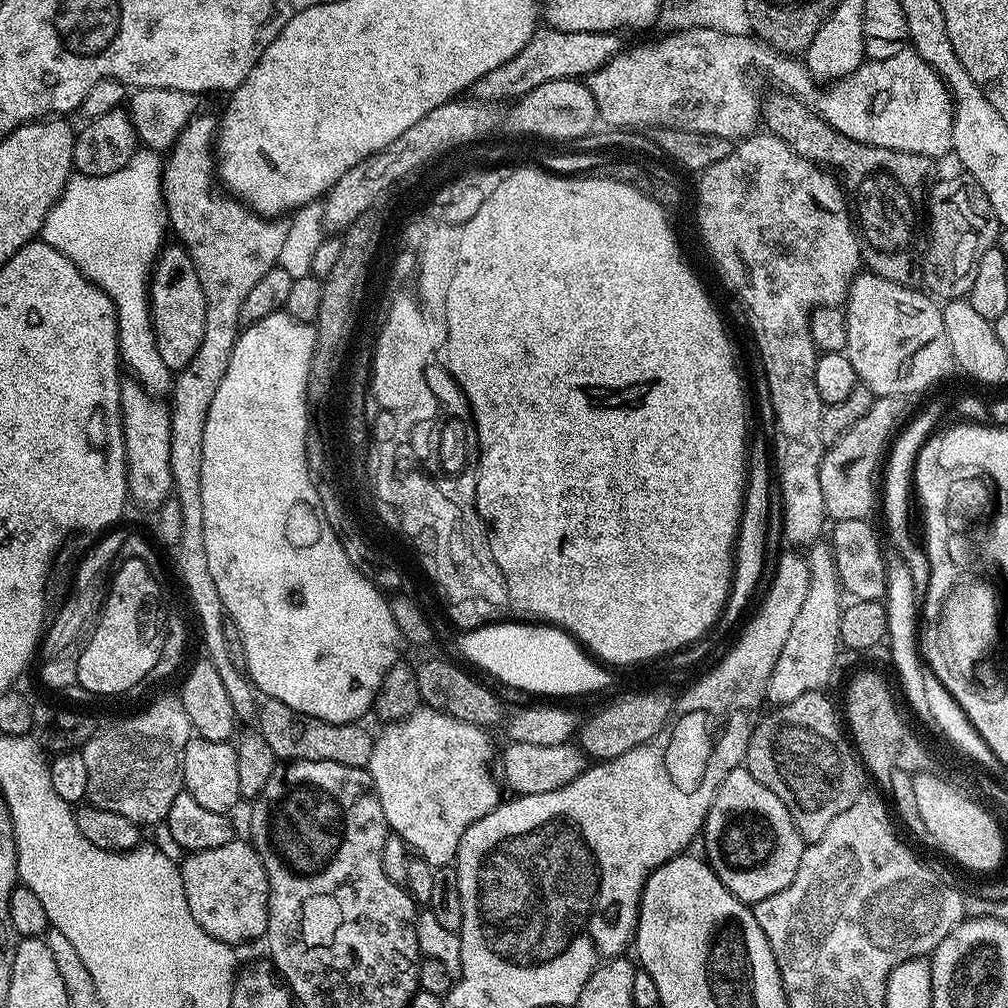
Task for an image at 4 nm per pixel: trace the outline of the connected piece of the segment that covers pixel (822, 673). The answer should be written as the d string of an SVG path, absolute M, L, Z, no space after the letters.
M824 542L814 543L806 559L810 570L810 586L806 590L806 600L802 602L802 610L798 610L798 618L794 618L794 626L790 626L786 646L782 646L782 654L778 654L778 662L774 662L774 670L768 679L766 696L771 703L773 700L773 705L776 706L794 702L794 698L807 692L827 689L828 679L836 668L836 648L841 647L842 589L840 579L836 576L836 563L831 547Z

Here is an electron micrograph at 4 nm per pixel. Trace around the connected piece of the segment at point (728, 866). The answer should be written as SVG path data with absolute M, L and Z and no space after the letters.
M744 766L730 770L722 786L718 786L718 794L714 794L714 802L704 820L703 840L703 855L714 874L749 906L786 890L794 882L806 847L782 798L774 790L766 790Z

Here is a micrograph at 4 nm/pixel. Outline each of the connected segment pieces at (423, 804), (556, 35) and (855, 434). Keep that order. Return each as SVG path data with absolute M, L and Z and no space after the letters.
M420 706L416 711L410 715L396 720L392 723L385 723L382 730L372 741L372 753L370 754L370 762L368 763L367 770L372 775L372 786L376 790L376 797L382 806L382 814L386 818L389 829L395 835L401 836L409 849L415 850L418 856L424 859L428 864L431 864L434 869L442 868L451 865L456 859L456 851L460 845L462 834L474 822L478 822L478 818L482 818L486 814L490 814L502 802L502 795L500 796L501 785L488 777L488 763L492 760L492 740L488 737L489 733L485 729L476 727L475 724L470 722L462 722L458 718L454 718L445 712L439 712L427 706Z
M541 27L532 35L530 42L526 42L522 51L510 58L510 62L478 78L478 82L470 89L471 95L477 101L512 102L546 82L587 78L621 52L620 38L615 32L567 32Z
M910 396L875 397L870 410L866 410L866 414L862 414L862 418L858 418L858 422L854 422L833 444L827 445L818 479L829 521L868 520L871 512L877 511L882 469L893 441L913 415L912 403L914 400Z

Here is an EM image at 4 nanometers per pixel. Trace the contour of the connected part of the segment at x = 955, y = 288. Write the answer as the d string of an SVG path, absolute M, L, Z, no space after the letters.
M967 174L959 175L948 176L937 184L935 181L926 196L926 220L930 231L926 236L928 253L922 256L923 287L944 302L967 297L970 286L974 286L981 252L993 247L997 243L996 235L1002 232L982 186Z

